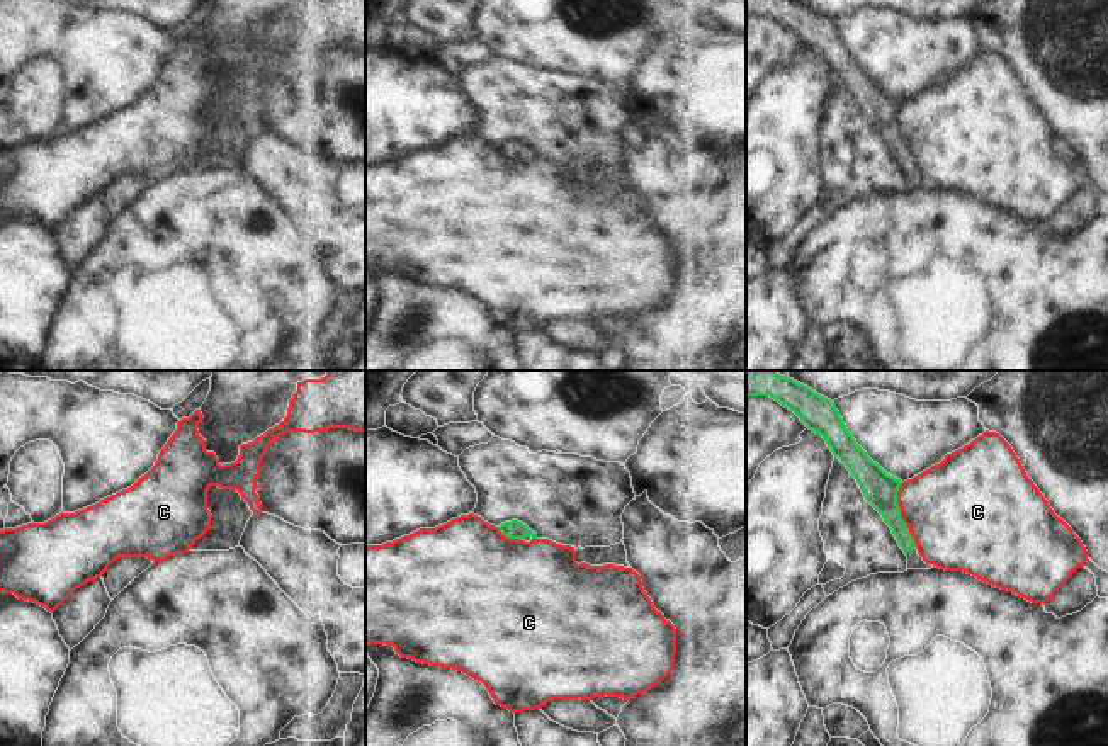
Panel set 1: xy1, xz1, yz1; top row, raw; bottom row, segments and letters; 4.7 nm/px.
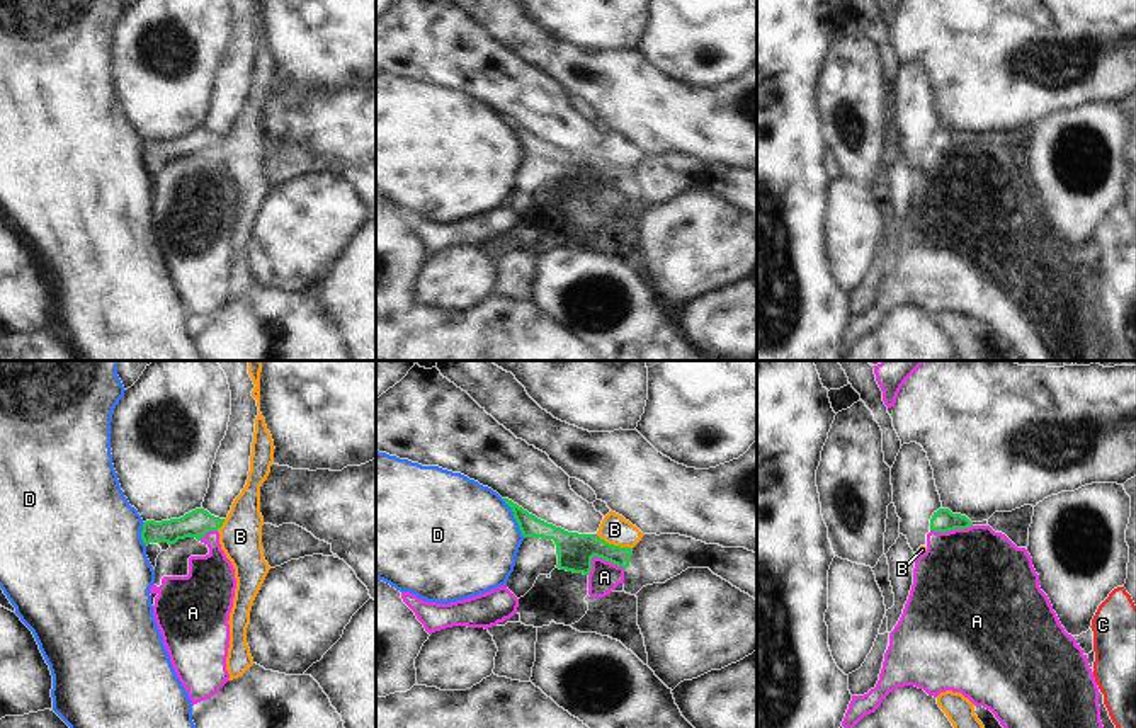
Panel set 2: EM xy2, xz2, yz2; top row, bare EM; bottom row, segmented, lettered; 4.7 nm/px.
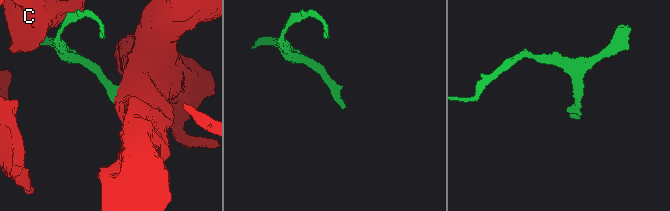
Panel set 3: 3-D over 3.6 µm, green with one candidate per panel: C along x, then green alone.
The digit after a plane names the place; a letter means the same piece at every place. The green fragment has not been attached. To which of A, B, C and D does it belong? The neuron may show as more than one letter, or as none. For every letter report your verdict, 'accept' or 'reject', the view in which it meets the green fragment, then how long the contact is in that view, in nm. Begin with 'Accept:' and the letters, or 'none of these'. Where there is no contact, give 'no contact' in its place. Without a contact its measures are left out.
Accept: none of these
A: reject | xz2 | 190 nm
B: reject | xz2 | 180 nm
C: reject | yz1 | 320 nm
D: reject | xz2 | 220 nm

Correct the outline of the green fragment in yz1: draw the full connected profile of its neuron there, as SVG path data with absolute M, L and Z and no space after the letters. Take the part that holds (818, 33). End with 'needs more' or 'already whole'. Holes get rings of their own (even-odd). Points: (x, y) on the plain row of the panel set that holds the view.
M746 0L746 17L770 15L794 31L816 54L821 54L833 75L838 76L856 99L865 119L890 146L899 167L907 175L907 189L931 189L918 173L916 161L901 138L897 110L901 99L887 93L848 51L834 22L797 0Z | needs more

